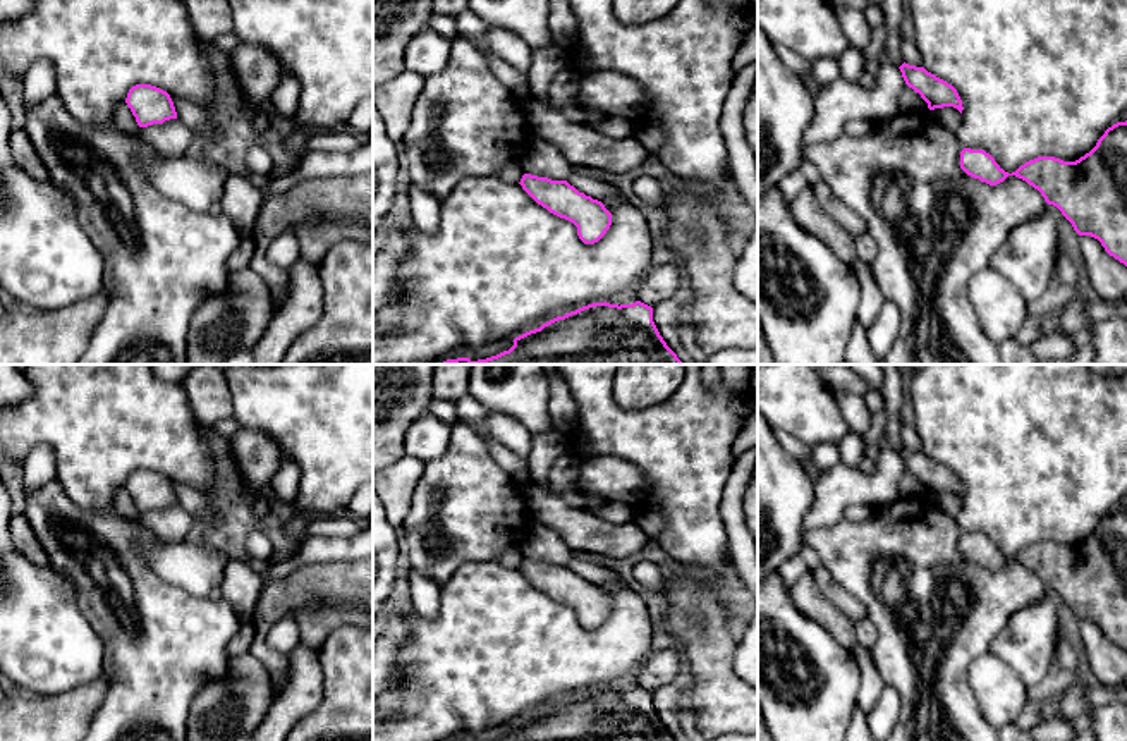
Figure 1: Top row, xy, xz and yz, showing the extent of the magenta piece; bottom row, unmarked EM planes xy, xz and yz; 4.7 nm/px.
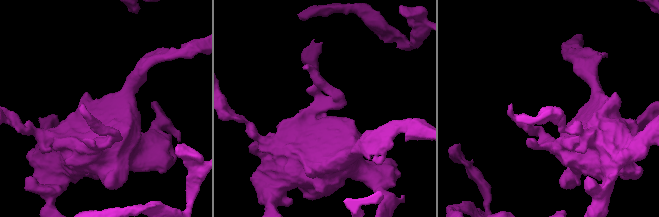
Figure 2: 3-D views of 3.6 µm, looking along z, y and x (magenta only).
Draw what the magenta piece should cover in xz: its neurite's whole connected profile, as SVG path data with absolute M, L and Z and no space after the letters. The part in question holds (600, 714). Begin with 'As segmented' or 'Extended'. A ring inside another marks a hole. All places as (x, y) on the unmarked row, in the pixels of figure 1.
As segmented. M593 688L557 701L539 713L514 724L514 731L496 741L677 741L653 707L653 693L632 689Z

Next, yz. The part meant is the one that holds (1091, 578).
As segmented. M1127 505L1108 512L1096 531L1075 547L1038 542L1008 559L984 535L964 533L960 554L990 571L1003 567L1008 560L1026 566L1048 590L1062 597L1079 621L1098 624L1110 641L1127 652Z

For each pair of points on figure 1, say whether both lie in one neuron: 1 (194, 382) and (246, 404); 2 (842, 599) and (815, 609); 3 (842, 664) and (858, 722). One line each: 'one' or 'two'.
1: two
2: two
3: two

